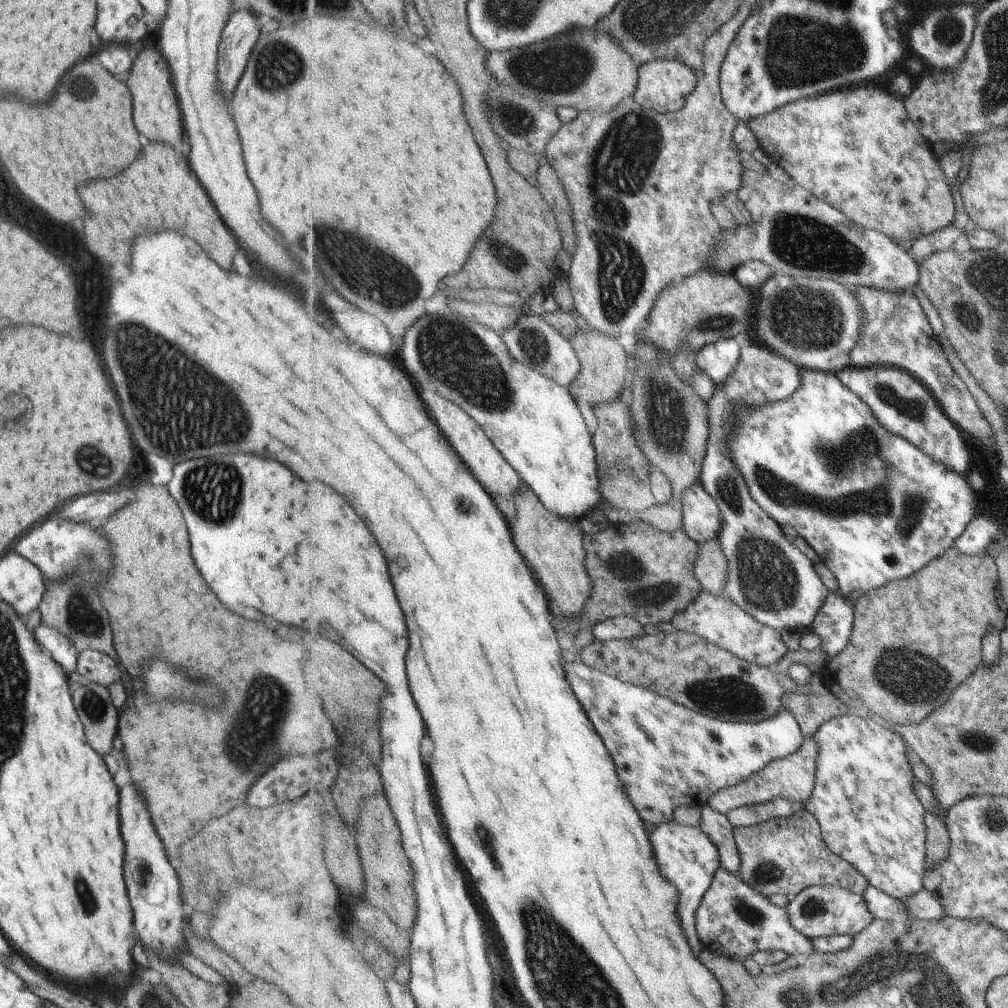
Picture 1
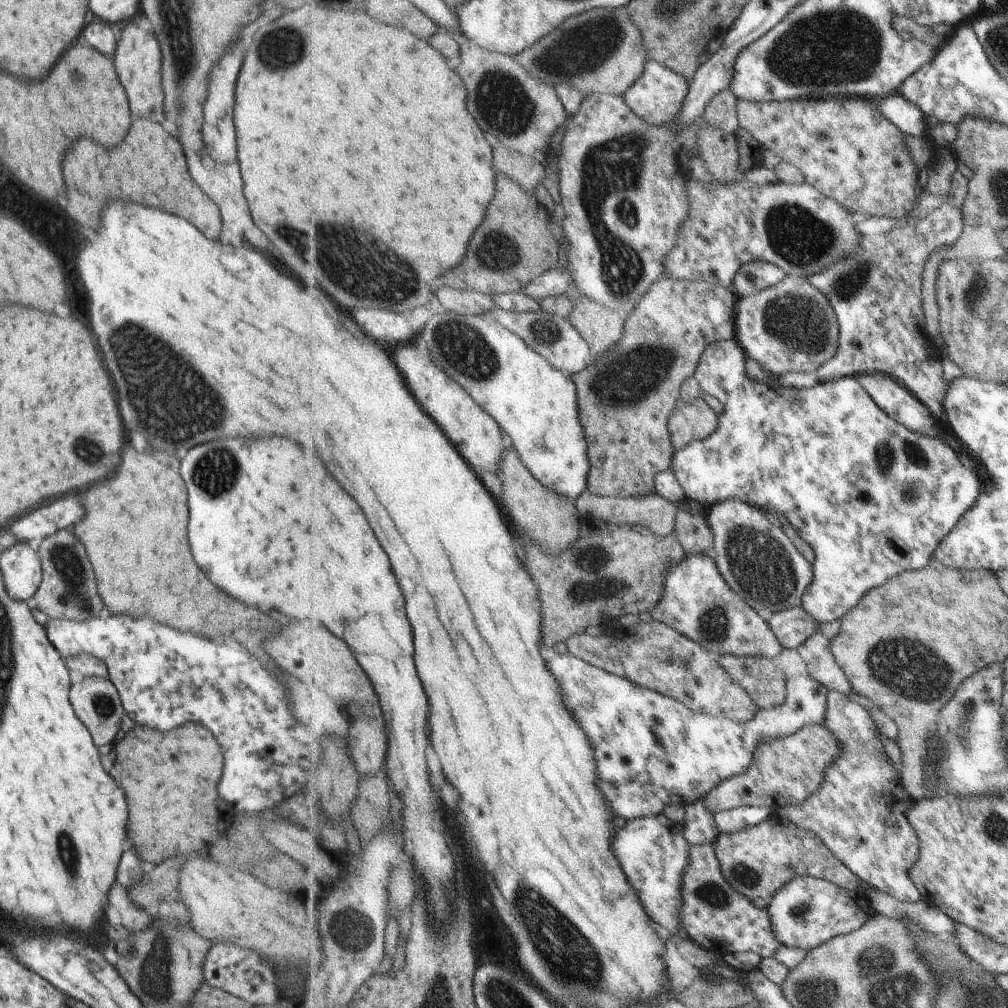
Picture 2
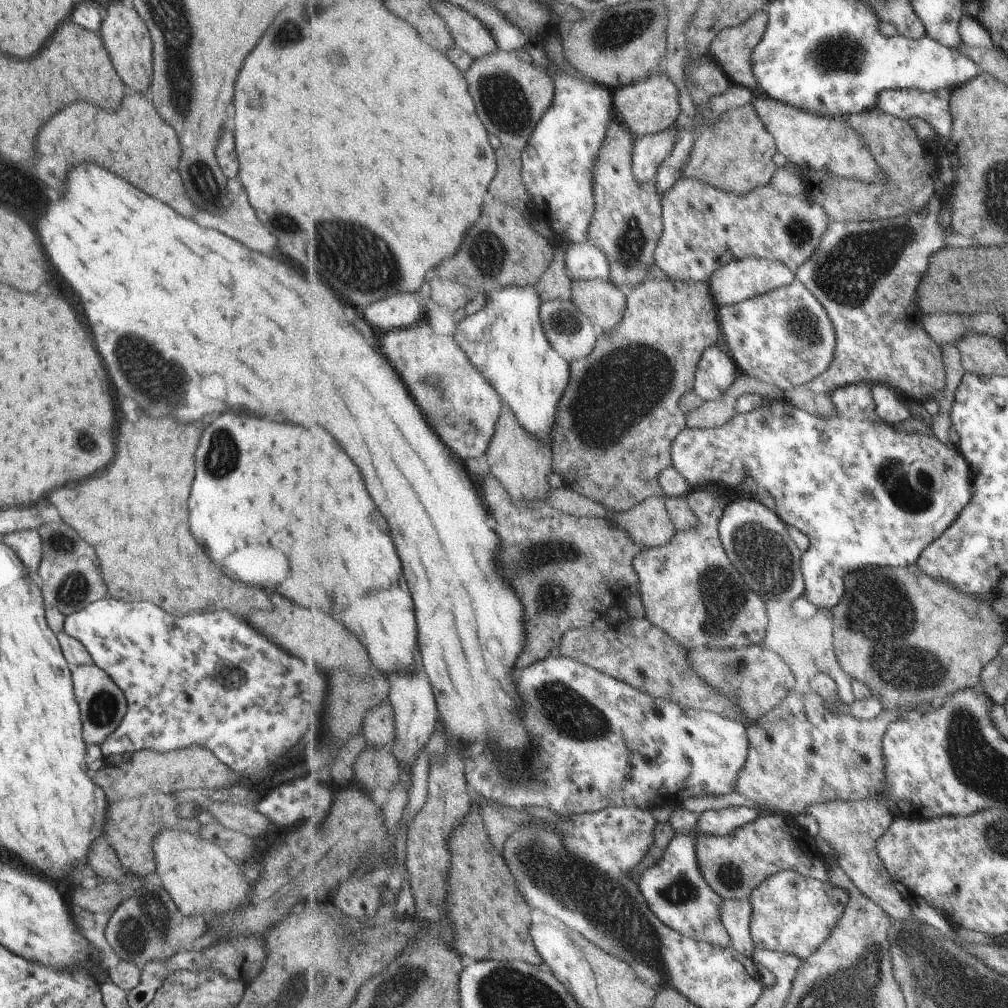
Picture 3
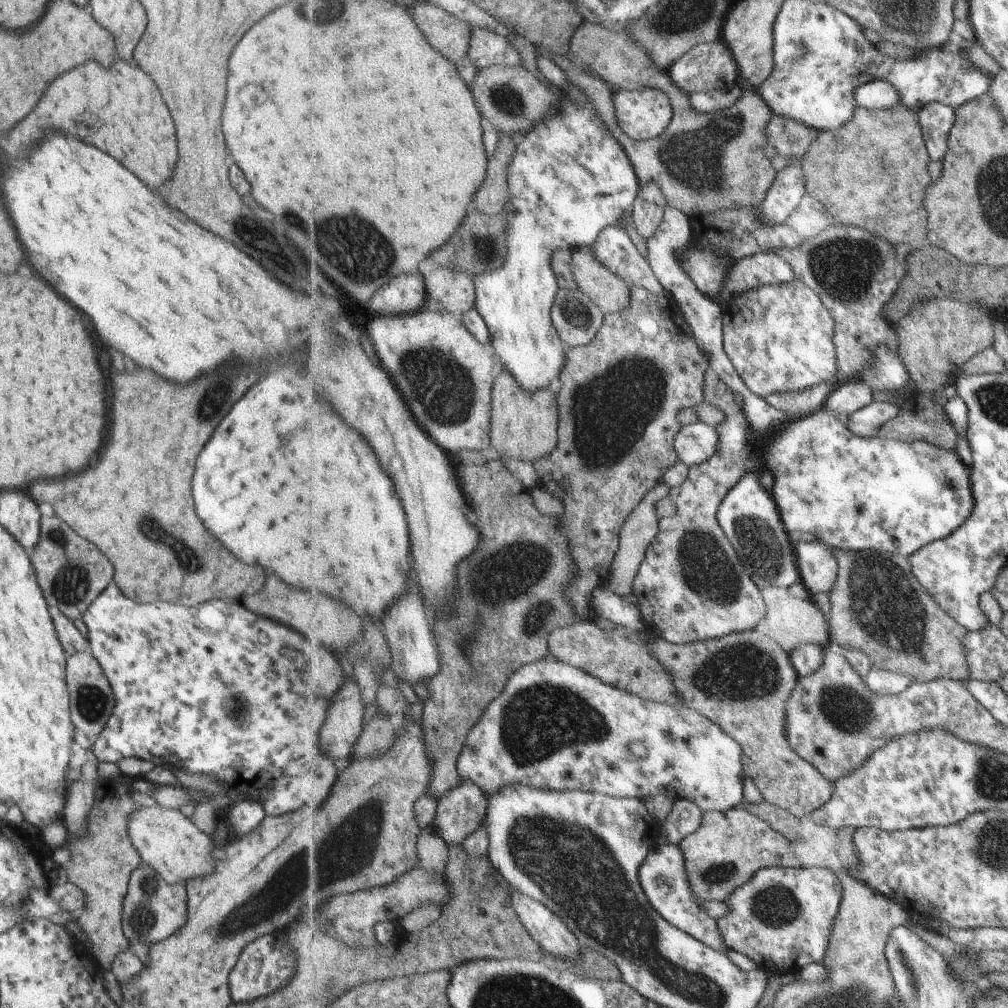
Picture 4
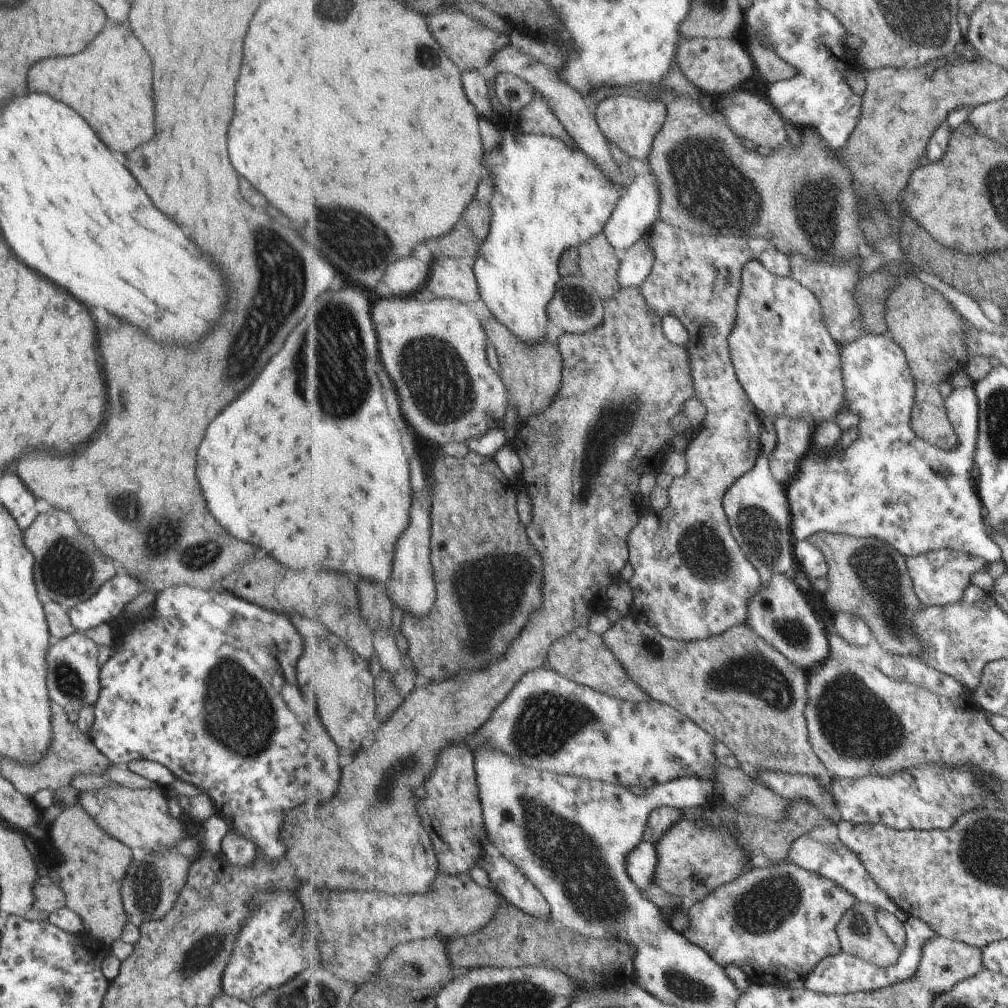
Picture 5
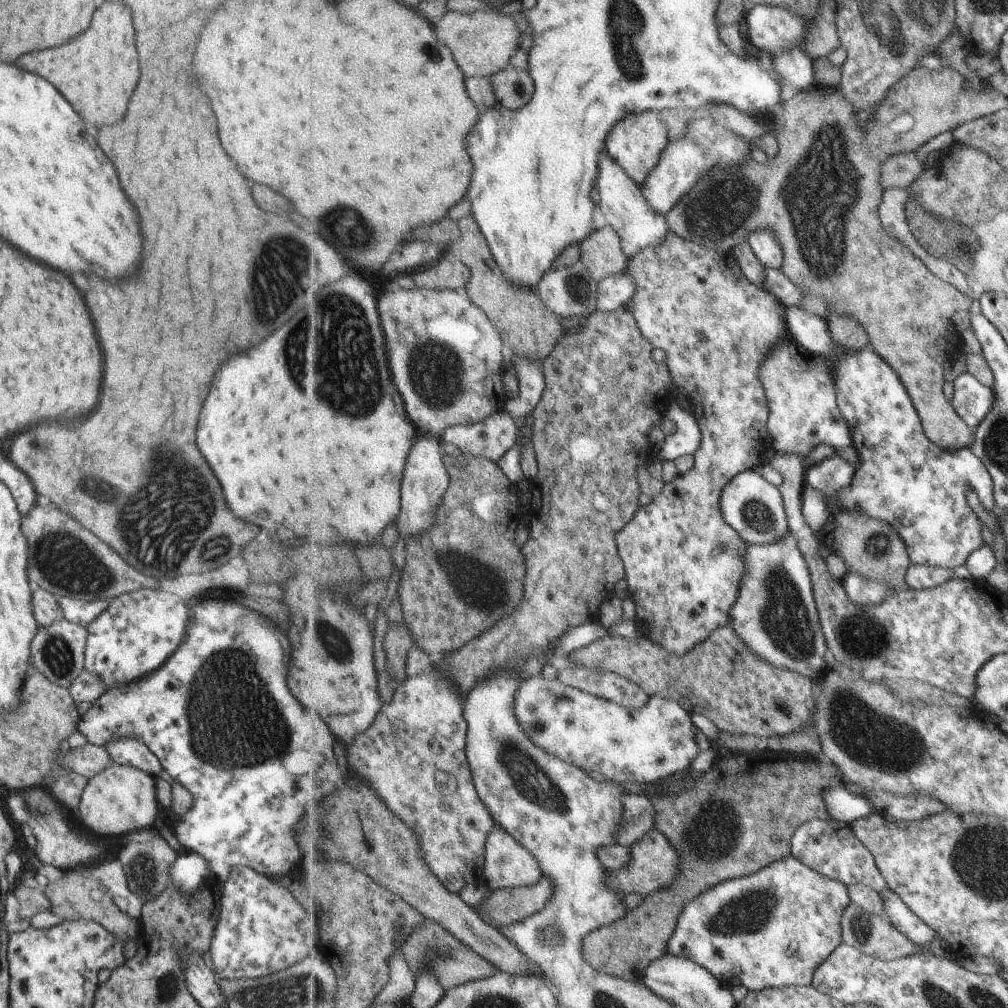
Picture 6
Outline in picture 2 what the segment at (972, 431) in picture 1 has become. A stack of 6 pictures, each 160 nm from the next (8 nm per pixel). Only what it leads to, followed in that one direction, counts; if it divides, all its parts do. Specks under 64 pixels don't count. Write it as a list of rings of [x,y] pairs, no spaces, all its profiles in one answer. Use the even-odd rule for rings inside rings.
[[[959,173],[961,188],[951,198],[938,198],[923,192],[918,200],[918,206],[912,214],[903,220],[887,217],[858,217],[858,229],[862,232],[862,248],[849,259],[826,268],[809,280],[825,293],[838,314],[840,324],[840,343],[837,354],[819,367],[817,376],[821,381],[830,381],[845,376],[858,376],[863,373],[882,372],[903,383],[917,395],[939,418],[945,418],[946,399],[952,388],[951,381],[945,380],[943,362],[937,344],[927,332],[925,312],[923,312],[923,272],[929,256],[945,246],[950,249],[955,240],[963,232],[963,214],[961,206],[967,198],[967,179]]]

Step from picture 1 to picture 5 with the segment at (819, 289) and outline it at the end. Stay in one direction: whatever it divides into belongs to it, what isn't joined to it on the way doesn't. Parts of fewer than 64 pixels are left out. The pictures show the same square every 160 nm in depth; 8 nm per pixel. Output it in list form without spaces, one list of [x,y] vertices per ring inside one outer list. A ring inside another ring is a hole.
[[[755,258],[745,264],[742,280],[739,322],[731,332],[731,358],[747,396],[763,417],[769,417],[774,422],[779,416],[787,416],[795,420],[805,420],[814,429],[827,420],[834,420],[845,409],[846,388],[840,345],[831,337],[831,332],[823,322],[823,306],[819,298],[792,277],[781,277],[769,272]]]

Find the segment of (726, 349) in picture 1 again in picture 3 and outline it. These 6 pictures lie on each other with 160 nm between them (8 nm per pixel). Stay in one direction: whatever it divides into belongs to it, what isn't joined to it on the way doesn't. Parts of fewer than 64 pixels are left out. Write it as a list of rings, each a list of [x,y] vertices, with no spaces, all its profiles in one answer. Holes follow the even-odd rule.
[[[718,345],[703,350],[695,368],[693,391],[703,396],[704,401],[716,399],[731,389],[739,368],[736,360],[730,356],[729,350],[722,350]],[[869,383],[836,388],[832,392],[836,413],[830,417],[800,409],[784,397],[751,412],[737,413],[722,427],[687,427],[674,440],[674,467],[693,490],[709,484],[737,488],[751,477],[760,490],[765,488],[777,498],[787,524],[799,528],[805,536],[809,534],[811,546],[802,556],[806,581],[803,596],[817,608],[832,610],[843,602],[846,579],[854,571],[917,563],[923,551],[952,526],[971,502],[971,469],[966,457],[945,446],[935,435],[897,430],[879,416],[871,393]]]

